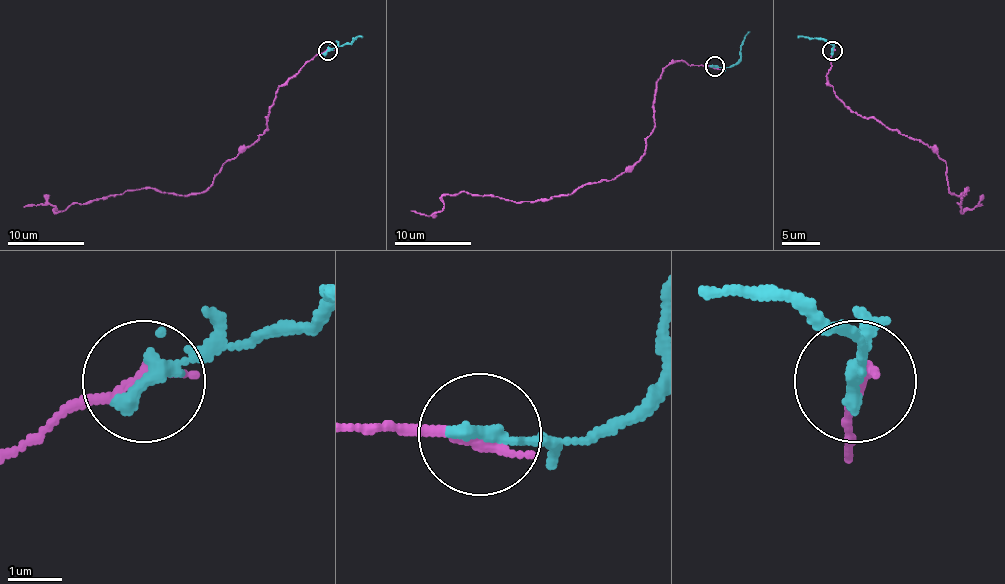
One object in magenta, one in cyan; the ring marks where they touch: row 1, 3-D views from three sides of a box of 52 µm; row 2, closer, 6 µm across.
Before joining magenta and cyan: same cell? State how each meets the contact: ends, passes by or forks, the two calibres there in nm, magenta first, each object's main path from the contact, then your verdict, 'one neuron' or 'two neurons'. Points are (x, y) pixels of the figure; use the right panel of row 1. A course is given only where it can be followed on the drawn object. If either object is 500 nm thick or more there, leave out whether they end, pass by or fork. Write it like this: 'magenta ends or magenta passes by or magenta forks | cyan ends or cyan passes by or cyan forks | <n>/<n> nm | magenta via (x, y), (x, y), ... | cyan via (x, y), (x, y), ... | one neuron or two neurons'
magenta ends | cyan ends | 240/320 nm | magenta via (833, 51), (834, 93), (921, 139), (946, 162), (949, 193), (969, 189), (961, 212), (976, 206) | cyan via (833, 51), (831, 44), (823, 40), (798, 36) | two neurons

